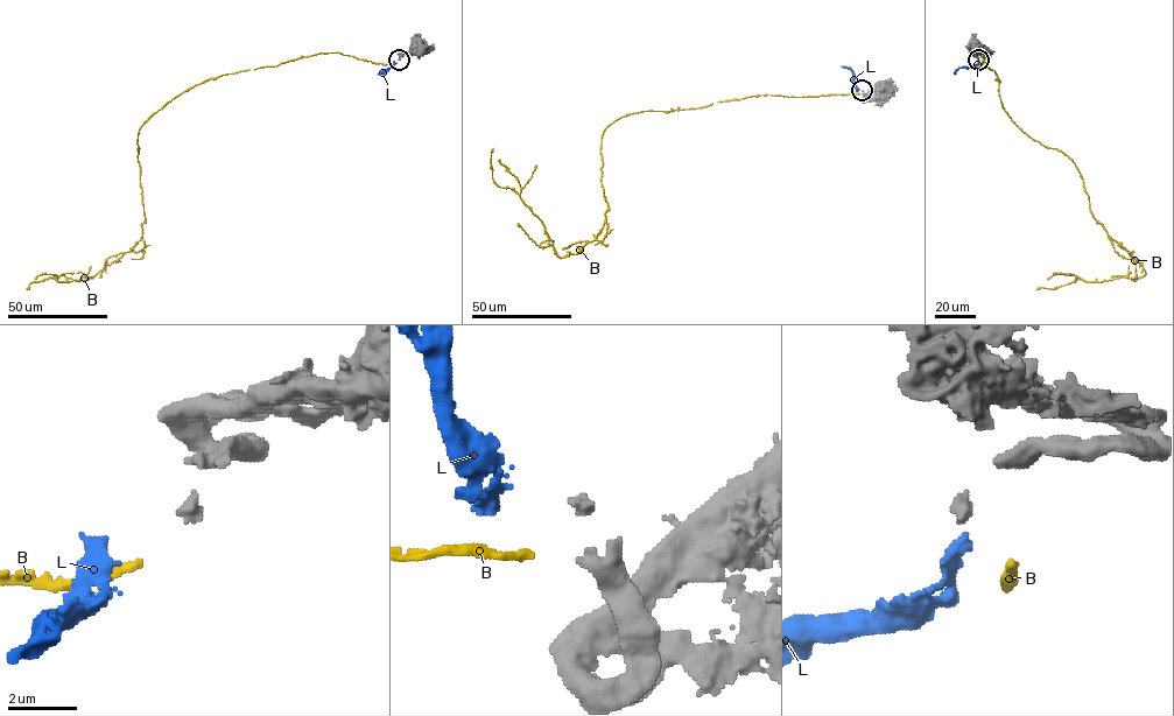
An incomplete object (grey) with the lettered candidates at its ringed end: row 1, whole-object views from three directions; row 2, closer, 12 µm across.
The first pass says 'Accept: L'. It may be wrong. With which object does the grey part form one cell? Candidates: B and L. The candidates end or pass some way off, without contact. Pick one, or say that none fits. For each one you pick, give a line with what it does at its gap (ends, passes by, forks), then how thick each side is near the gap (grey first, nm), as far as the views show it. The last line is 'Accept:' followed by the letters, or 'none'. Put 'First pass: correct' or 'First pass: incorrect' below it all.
L: it ends; calibres 400 and 420 nm
Accept: L
First pass: correct

